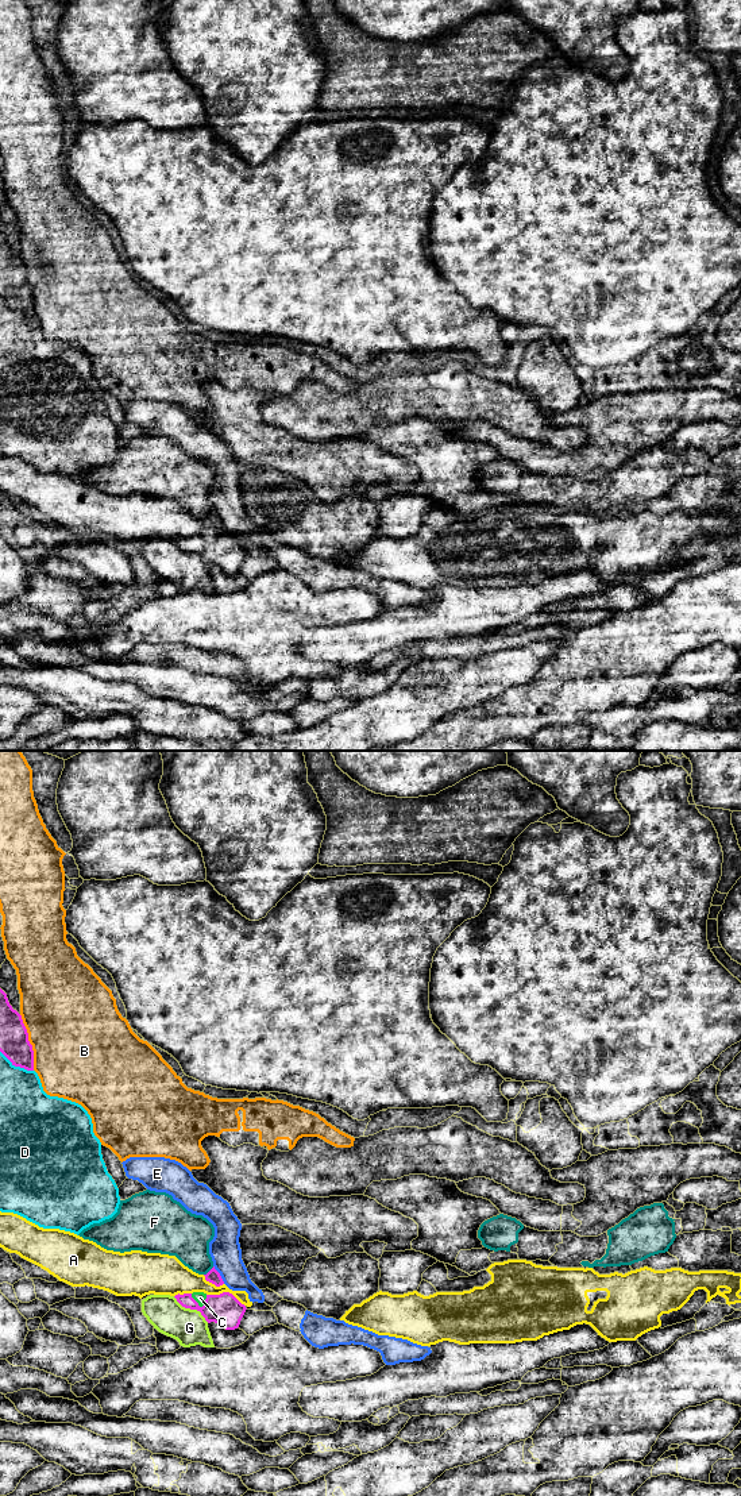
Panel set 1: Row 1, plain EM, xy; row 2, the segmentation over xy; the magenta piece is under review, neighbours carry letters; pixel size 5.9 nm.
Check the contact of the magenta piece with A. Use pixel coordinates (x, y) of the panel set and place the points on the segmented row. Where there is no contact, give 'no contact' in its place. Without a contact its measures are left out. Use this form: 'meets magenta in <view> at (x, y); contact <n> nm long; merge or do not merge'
meets magenta in xy at (226, 1292); contact 240 nm long; do not merge

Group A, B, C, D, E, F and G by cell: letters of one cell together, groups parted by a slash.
A / B / C / D / E / F / G

